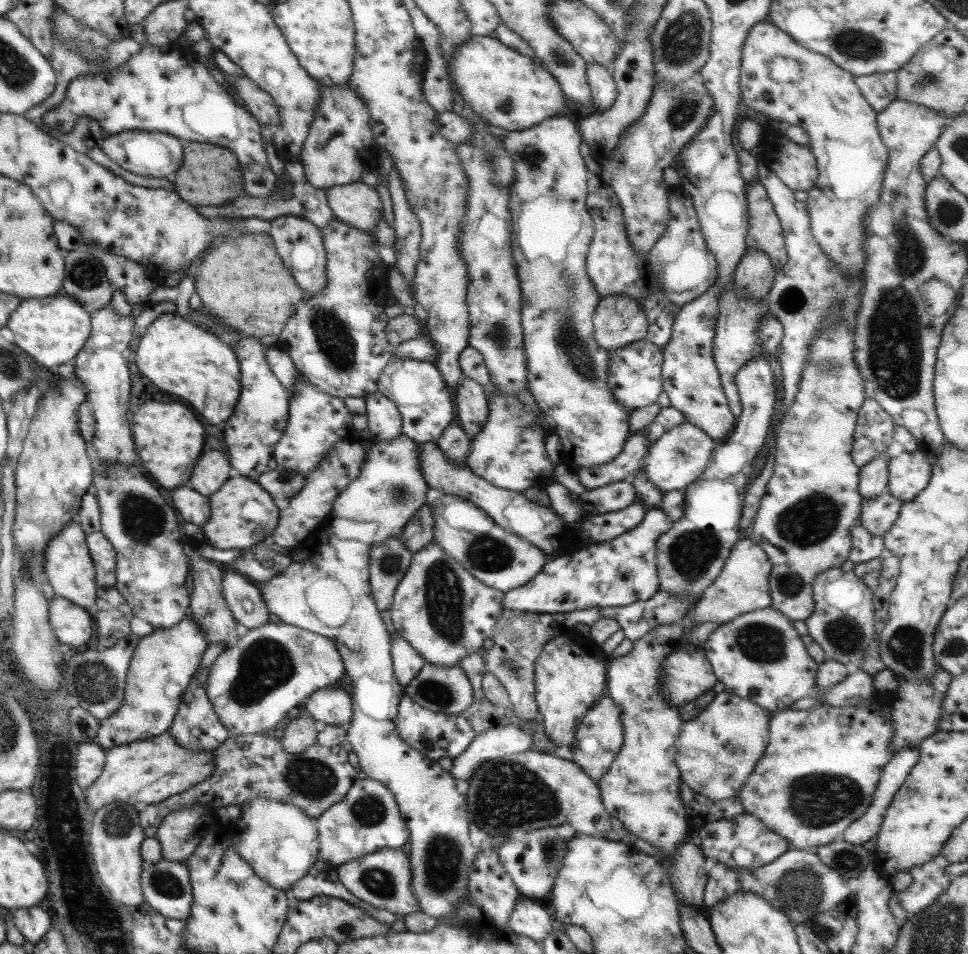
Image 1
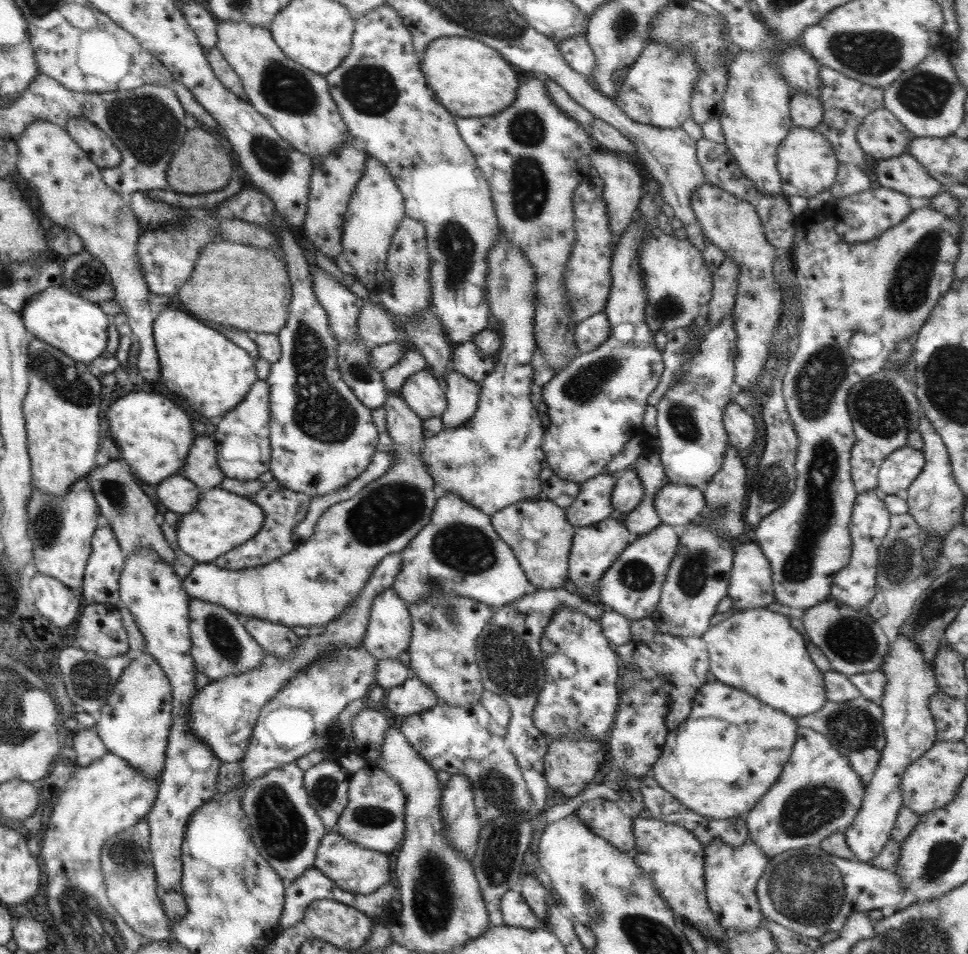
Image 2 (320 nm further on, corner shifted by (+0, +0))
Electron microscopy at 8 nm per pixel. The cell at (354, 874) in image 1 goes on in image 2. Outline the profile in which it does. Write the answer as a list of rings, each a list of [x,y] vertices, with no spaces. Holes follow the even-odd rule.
[[[328,831],[322,838],[316,852],[314,867],[324,876],[331,878],[340,889],[354,894],[372,894],[382,886],[394,882],[388,854],[356,846],[354,842],[344,840],[335,831]]]

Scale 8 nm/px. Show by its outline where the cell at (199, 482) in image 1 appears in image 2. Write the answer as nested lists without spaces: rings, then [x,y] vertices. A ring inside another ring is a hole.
[[[198,436],[194,440],[178,474],[186,476],[198,488],[213,489],[223,484],[226,476],[218,468],[216,444],[210,440],[210,436]]]

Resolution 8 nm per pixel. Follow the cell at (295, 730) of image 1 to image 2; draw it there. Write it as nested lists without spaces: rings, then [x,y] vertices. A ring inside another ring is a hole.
[[[295,762],[279,765],[262,778],[253,780],[241,800],[249,820],[252,844],[276,874],[287,882],[300,878],[314,867],[320,842],[328,833],[322,819],[310,806],[303,774]]]

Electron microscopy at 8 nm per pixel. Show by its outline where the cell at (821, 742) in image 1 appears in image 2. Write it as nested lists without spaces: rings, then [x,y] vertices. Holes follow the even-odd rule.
[[[798,726],[796,742],[780,776],[744,816],[749,839],[772,859],[788,850],[819,845],[834,833],[844,833],[861,809],[865,783],[825,735]]]

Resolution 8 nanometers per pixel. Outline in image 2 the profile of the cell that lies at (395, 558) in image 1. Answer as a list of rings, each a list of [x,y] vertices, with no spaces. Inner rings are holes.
[[[390,587],[371,604],[363,647],[377,660],[398,660],[411,641],[408,606]]]

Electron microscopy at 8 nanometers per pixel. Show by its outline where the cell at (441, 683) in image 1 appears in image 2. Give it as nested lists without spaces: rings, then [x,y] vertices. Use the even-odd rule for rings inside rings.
[[[415,676],[387,689],[385,697],[386,708],[398,716],[428,711],[441,703],[435,691]]]

